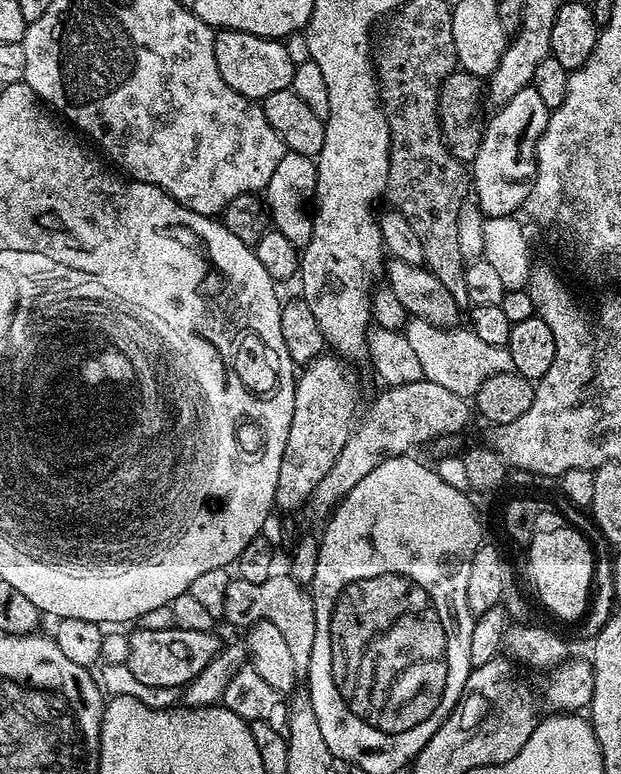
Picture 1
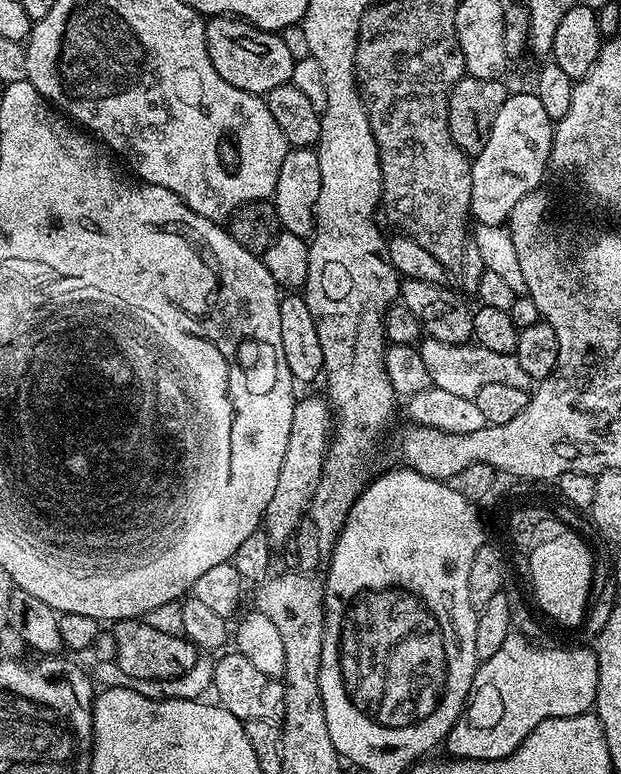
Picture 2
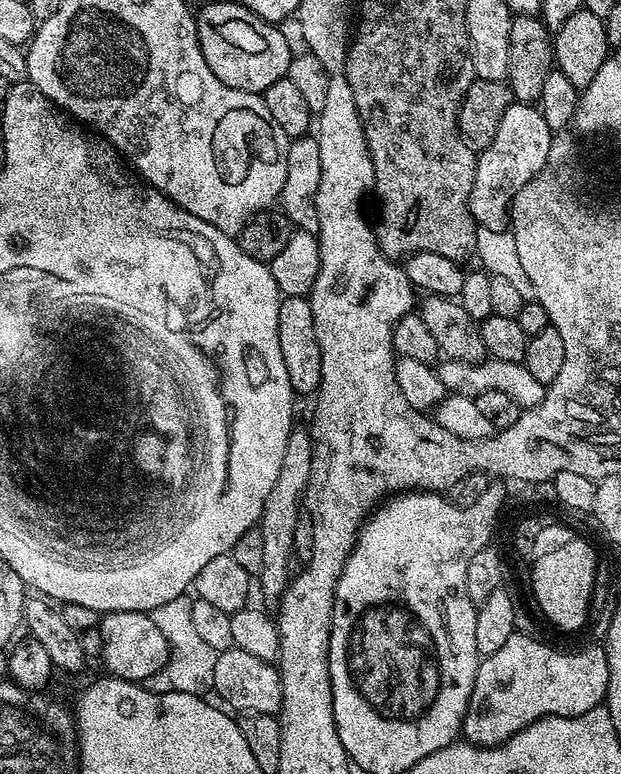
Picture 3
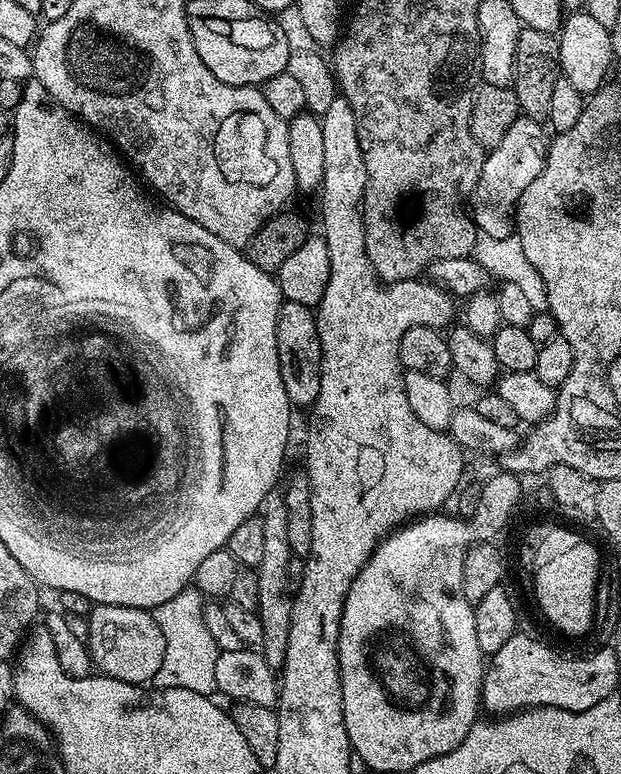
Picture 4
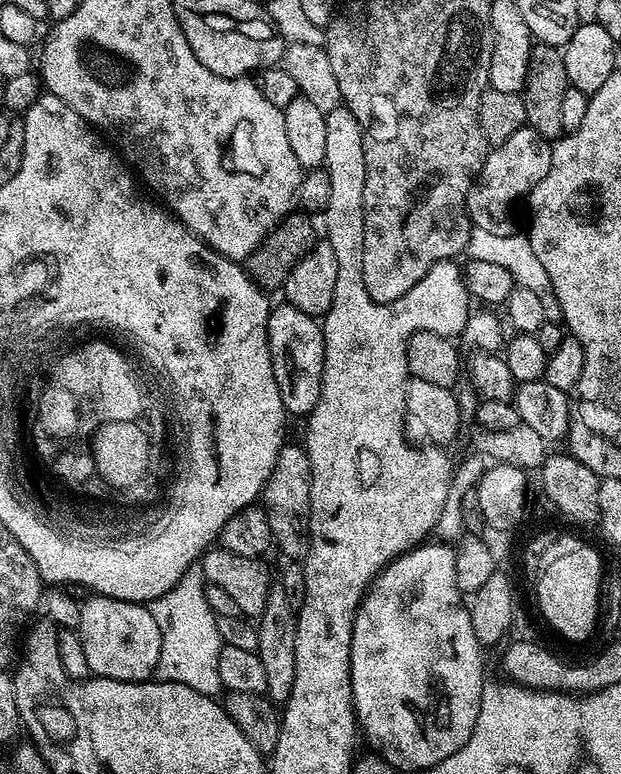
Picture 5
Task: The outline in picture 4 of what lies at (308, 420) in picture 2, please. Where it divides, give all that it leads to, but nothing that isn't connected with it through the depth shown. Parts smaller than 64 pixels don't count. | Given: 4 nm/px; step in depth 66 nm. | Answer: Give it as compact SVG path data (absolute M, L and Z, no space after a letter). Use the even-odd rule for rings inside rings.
M276 490L269 492L262 509L262 530L266 542L262 546L262 562L254 569L258 578L258 602L255 611L262 622L262 638L258 651L264 656L268 666L275 670L283 669L286 662L286 646L290 642L290 614L294 599L294 586L287 574L292 557L290 542L286 538L287 521L288 511L283 495Z

